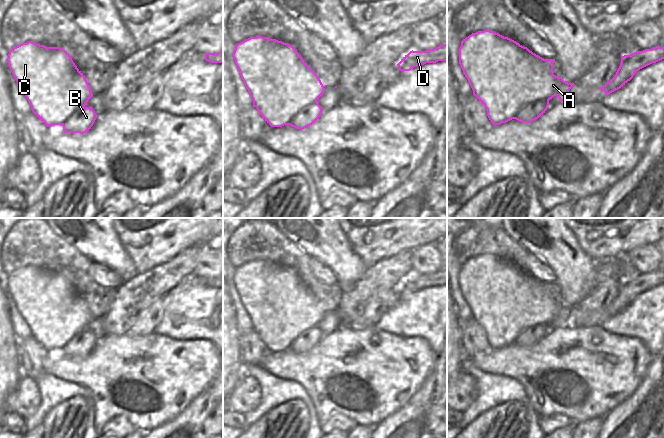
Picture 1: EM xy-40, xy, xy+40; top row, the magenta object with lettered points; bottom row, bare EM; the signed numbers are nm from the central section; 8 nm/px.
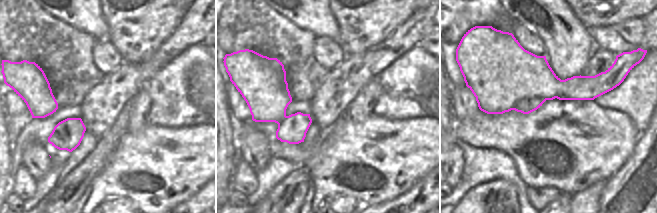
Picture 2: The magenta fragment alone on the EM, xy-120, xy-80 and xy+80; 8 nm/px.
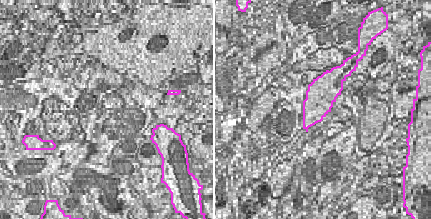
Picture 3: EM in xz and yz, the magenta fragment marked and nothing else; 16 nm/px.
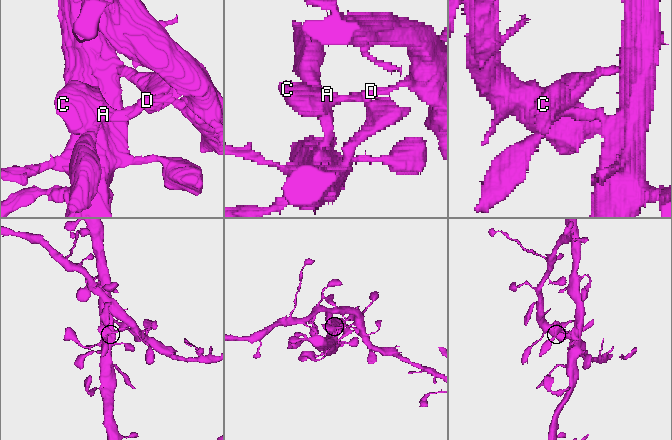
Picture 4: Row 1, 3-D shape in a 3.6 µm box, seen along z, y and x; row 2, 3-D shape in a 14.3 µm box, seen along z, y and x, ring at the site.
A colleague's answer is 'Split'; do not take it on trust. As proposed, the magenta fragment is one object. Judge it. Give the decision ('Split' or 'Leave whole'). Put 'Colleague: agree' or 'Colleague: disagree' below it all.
Split
Colleague: agree

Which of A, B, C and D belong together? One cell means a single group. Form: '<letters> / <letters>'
A C D / B

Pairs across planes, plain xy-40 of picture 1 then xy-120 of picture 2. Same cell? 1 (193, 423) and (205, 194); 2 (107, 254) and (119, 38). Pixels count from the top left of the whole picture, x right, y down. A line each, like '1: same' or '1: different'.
1: same
2: different

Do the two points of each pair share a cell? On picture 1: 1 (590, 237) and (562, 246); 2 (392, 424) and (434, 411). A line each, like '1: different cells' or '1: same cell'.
1: different cells
2: same cell

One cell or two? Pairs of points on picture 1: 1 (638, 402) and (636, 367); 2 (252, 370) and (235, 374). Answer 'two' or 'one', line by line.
1: two
2: two

